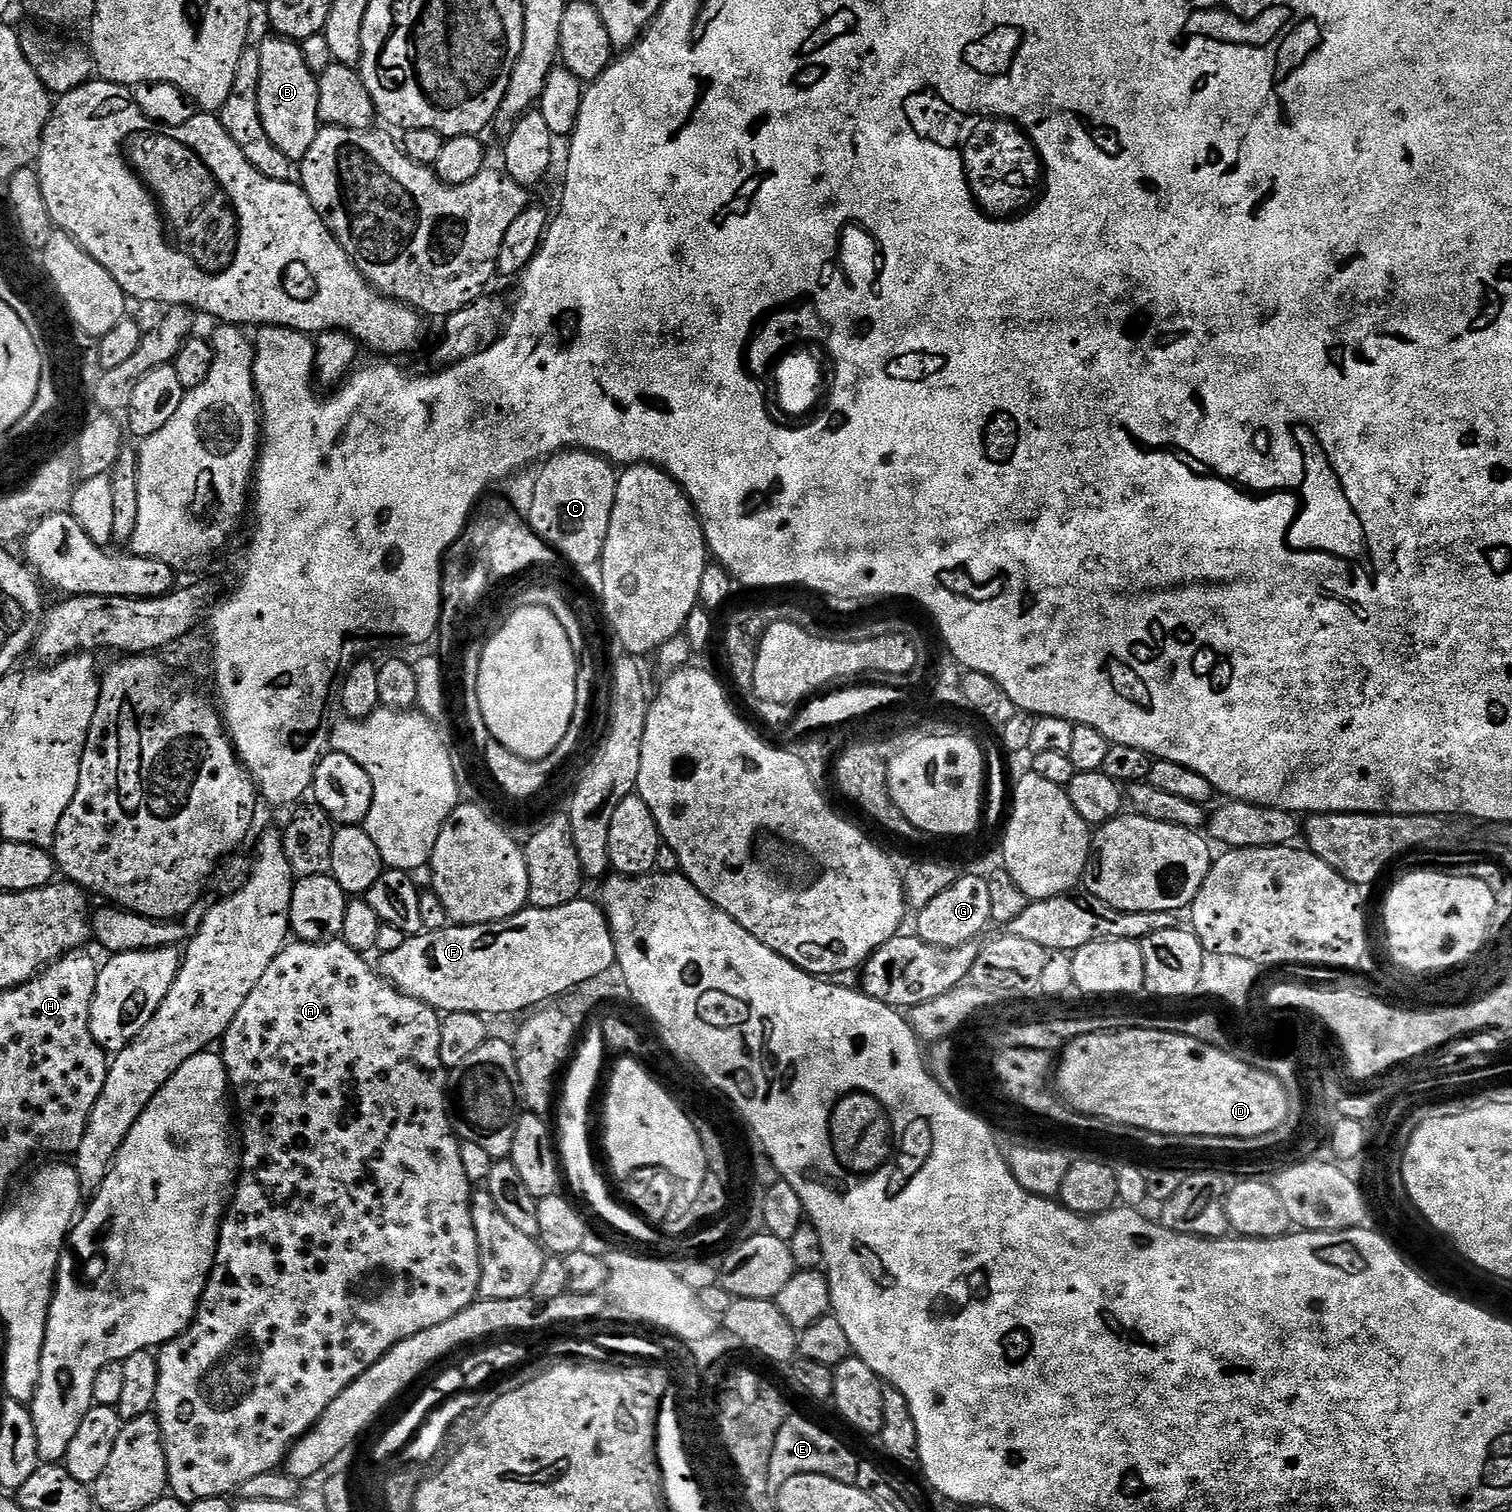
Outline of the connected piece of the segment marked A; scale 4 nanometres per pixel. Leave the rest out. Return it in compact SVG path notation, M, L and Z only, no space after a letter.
M337 938L325 944L306 944L303 942L289 943L277 954L274 962L270 962L270 967L266 974L262 974L258 986L250 990L250 998L242 1002L242 1010L234 1014L234 1022L224 1031L222 1037L222 1055L224 1065L228 1071L228 1083L231 1095L234 1097L234 1104L240 1107L238 1120L244 1123L244 1148L242 1144L242 1159L238 1164L238 1179L236 1181L236 1191L232 1197L232 1203L228 1205L227 1212L224 1213L224 1223L220 1225L220 1241L216 1247L216 1261L212 1267L212 1273L208 1279L208 1285L204 1291L204 1297L200 1299L200 1308L196 1312L196 1318L177 1340L170 1344L163 1345L159 1349L158 1359L160 1361L160 1373L158 1374L158 1398L154 1415L160 1422L162 1438L164 1439L164 1449L166 1450L166 1466L168 1467L168 1492L177 1500L181 1500L186 1505L198 1502L202 1498L214 1498L215 1496L231 1497L239 1493L240 1485L250 1482L250 1478L258 1478L258 1474L275 1472L283 1465L288 1449L312 1431L324 1416L324 1412L350 1382L357 1380L370 1366L374 1366L382 1357L387 1354L398 1342L418 1334L422 1330L430 1330L430 1326L438 1326L446 1322L446 1318L454 1318L458 1310L466 1310L478 1299L480 1291L480 1255L478 1254L478 1238L474 1234L474 1222L472 1221L472 1194L474 1186L466 1178L466 1169L462 1167L462 1154L460 1153L460 1140L458 1139L450 1115L450 1072L442 1062L442 1030L440 1022L441 1013L432 1008L426 1002L418 998L407 996L405 992L400 992L389 980L385 980L375 967L367 964L365 957L361 953L350 950L344 941Z

